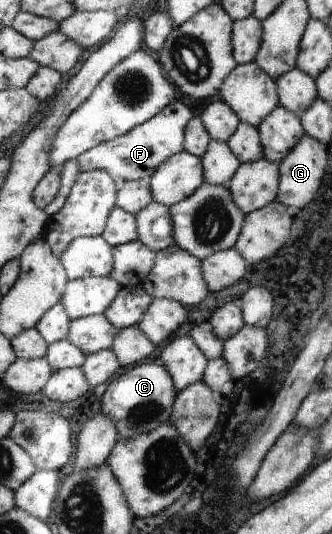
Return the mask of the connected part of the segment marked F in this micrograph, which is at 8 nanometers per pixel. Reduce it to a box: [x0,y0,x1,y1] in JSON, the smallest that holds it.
[77,100,193,181]

